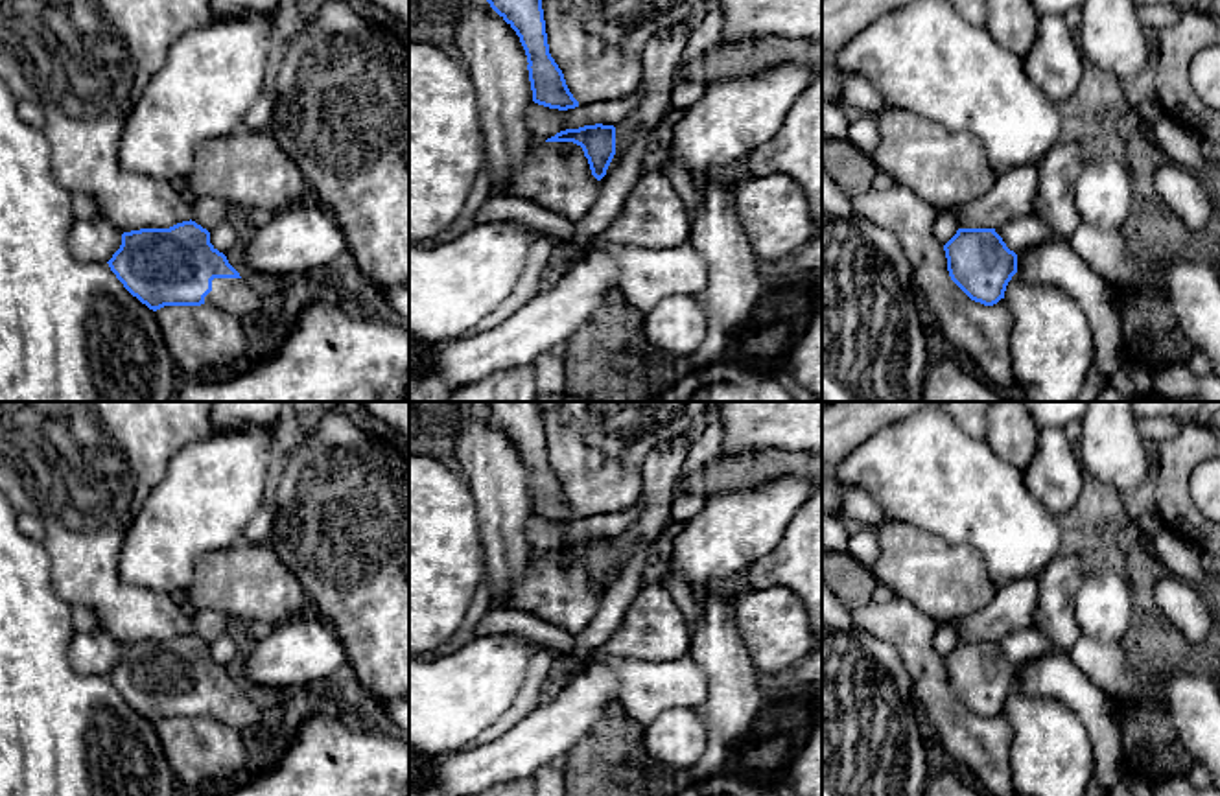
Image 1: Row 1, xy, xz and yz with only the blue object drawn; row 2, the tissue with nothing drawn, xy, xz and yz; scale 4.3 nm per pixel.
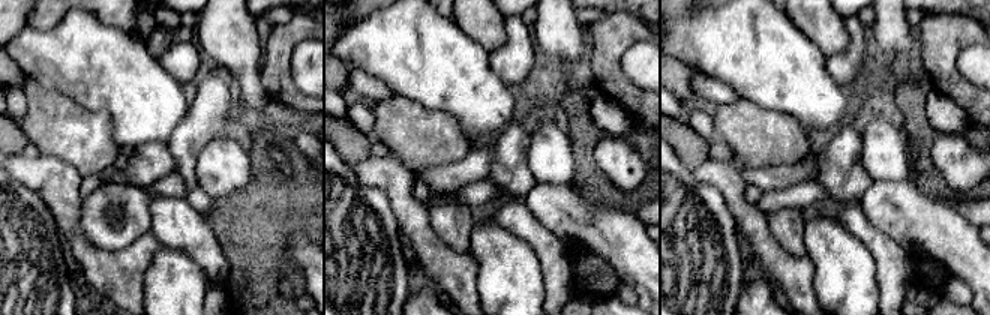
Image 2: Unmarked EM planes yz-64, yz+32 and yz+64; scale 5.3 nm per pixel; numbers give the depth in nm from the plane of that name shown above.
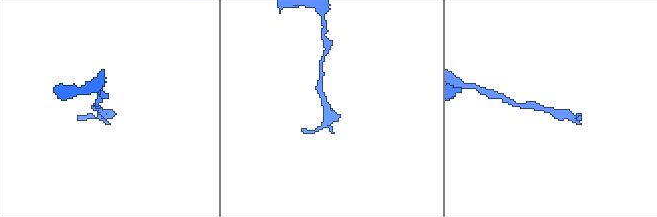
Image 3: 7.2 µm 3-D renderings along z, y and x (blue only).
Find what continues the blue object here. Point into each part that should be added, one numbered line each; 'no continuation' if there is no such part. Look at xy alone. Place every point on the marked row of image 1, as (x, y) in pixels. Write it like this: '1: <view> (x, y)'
1: xy (234, 295)

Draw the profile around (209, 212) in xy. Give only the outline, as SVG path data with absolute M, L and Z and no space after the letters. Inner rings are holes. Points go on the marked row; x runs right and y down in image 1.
M195 197L190 203L194 212L192 221L208 232L229 221L227 203L217 197Z

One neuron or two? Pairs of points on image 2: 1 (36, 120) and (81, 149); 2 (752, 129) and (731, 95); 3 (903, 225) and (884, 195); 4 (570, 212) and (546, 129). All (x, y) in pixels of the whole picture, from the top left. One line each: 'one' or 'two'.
1: one
2: two
3: one
4: two

